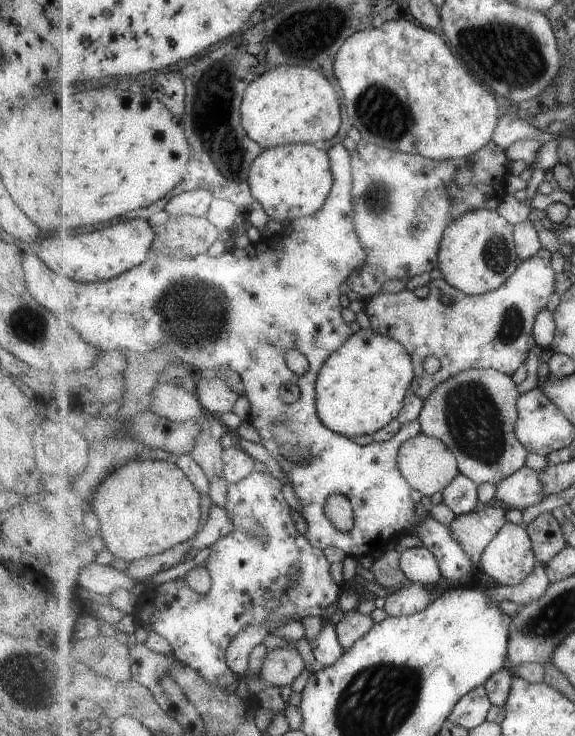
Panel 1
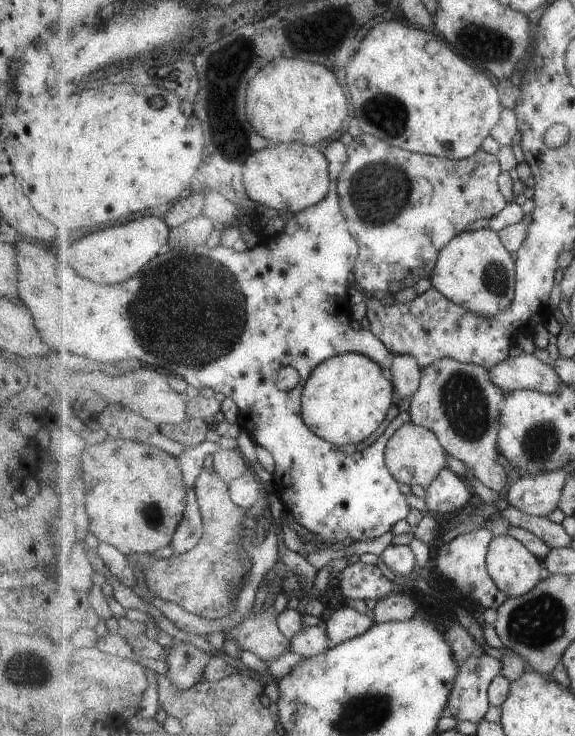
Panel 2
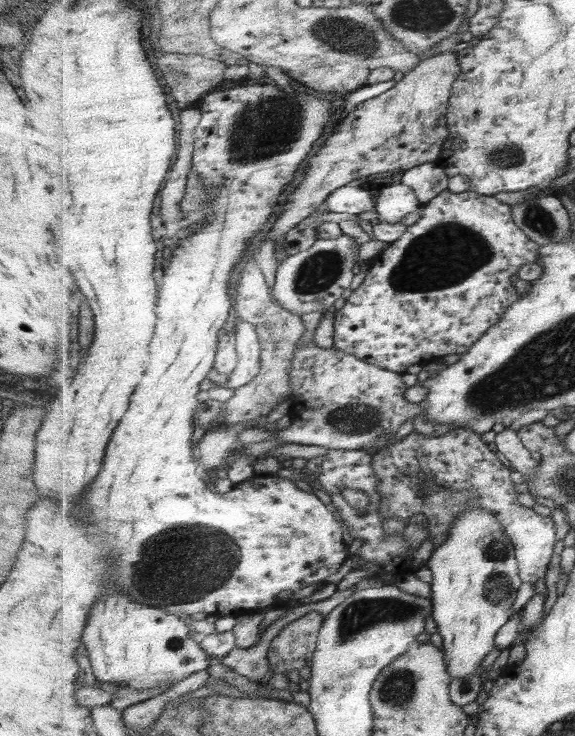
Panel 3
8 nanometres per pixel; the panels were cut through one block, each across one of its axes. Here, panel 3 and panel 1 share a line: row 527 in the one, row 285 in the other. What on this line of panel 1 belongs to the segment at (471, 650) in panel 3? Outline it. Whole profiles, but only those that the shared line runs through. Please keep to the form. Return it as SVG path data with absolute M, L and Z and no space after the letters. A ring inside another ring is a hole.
M473 210L455 220L445 231L438 252L438 269L453 288L468 295L497 290L511 278L520 262L515 243L515 225L494 210Z

